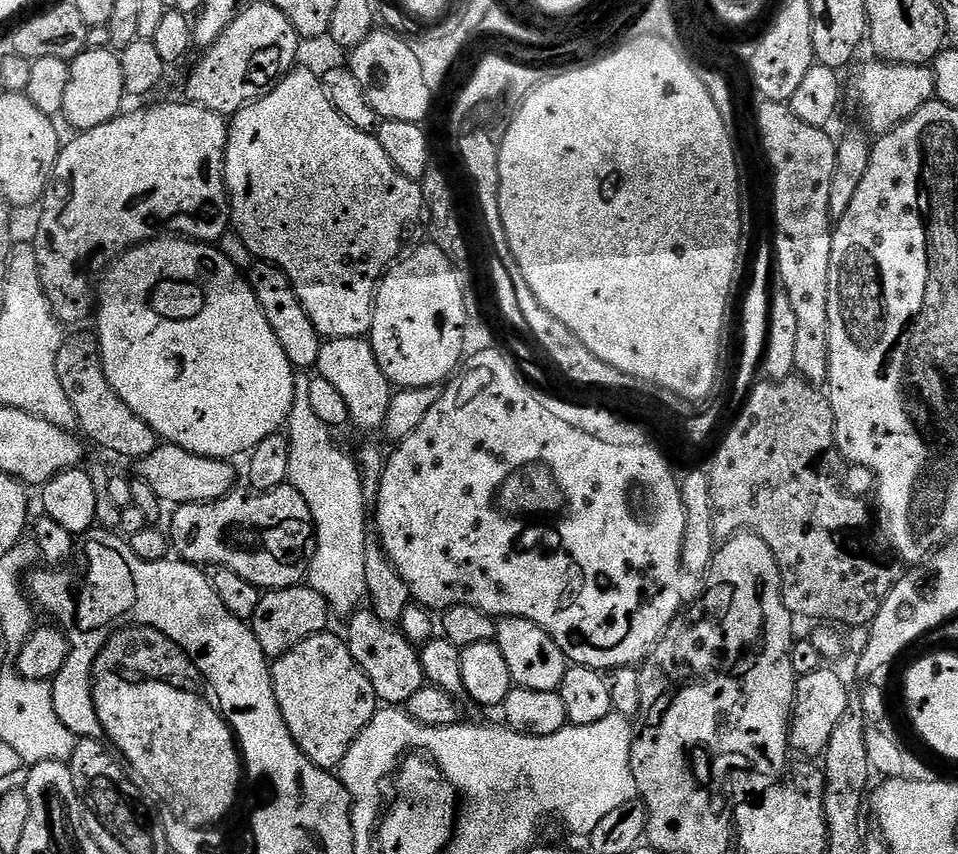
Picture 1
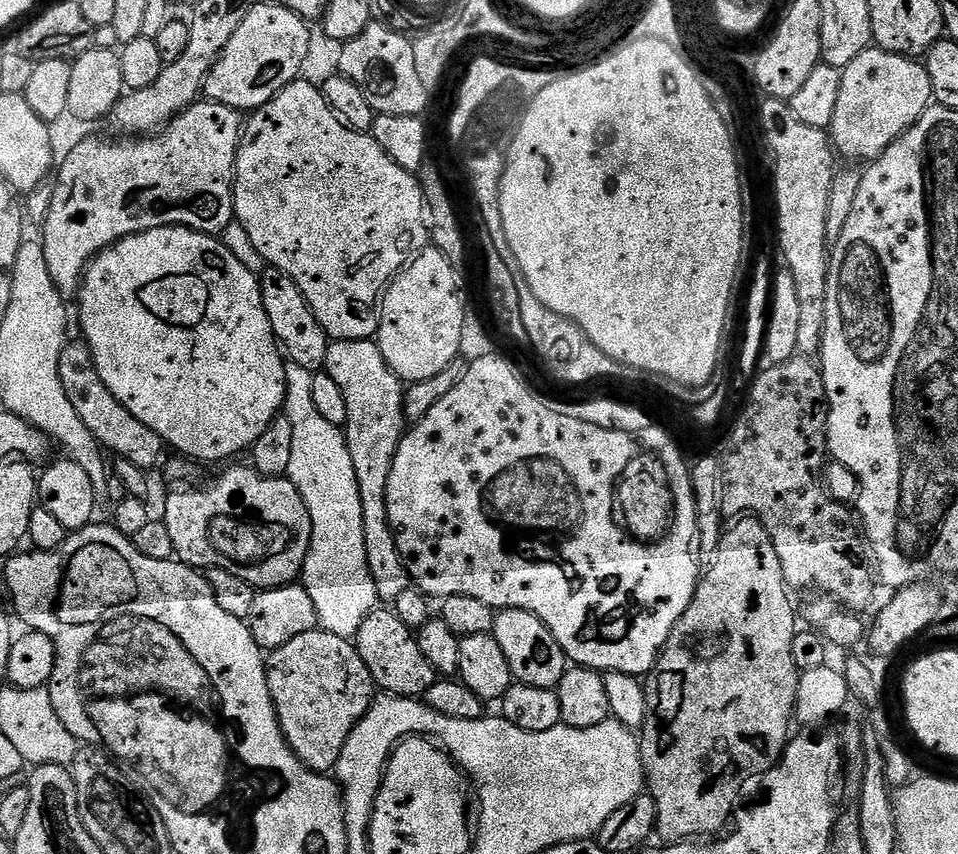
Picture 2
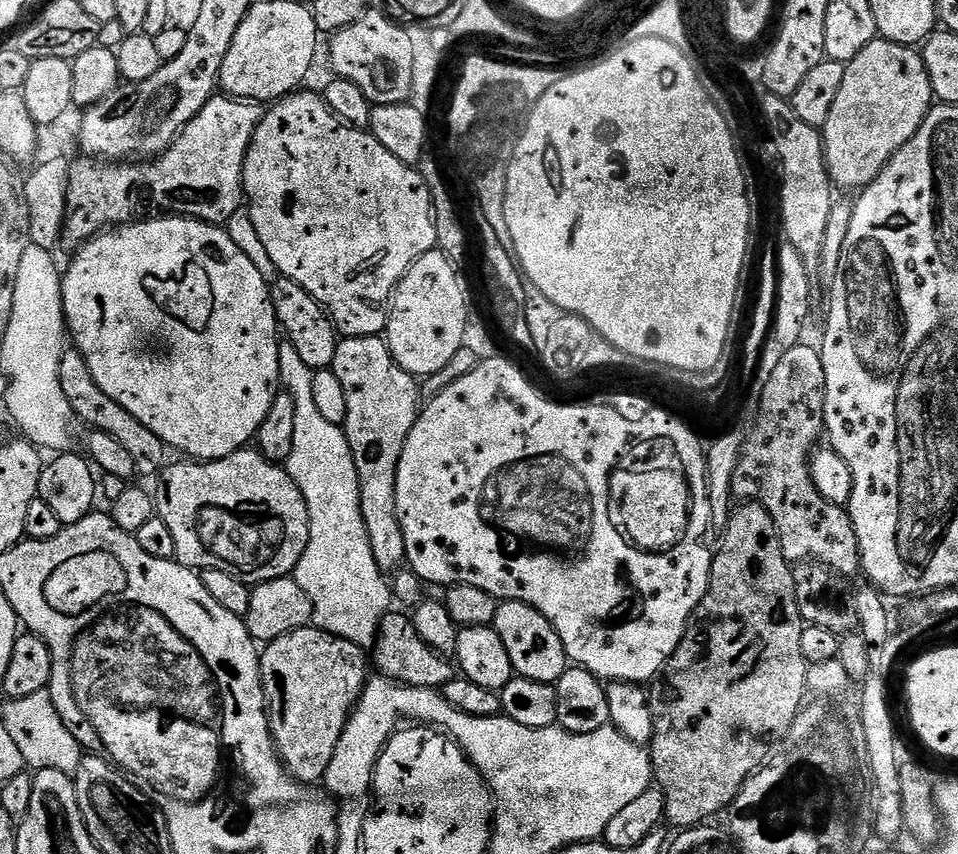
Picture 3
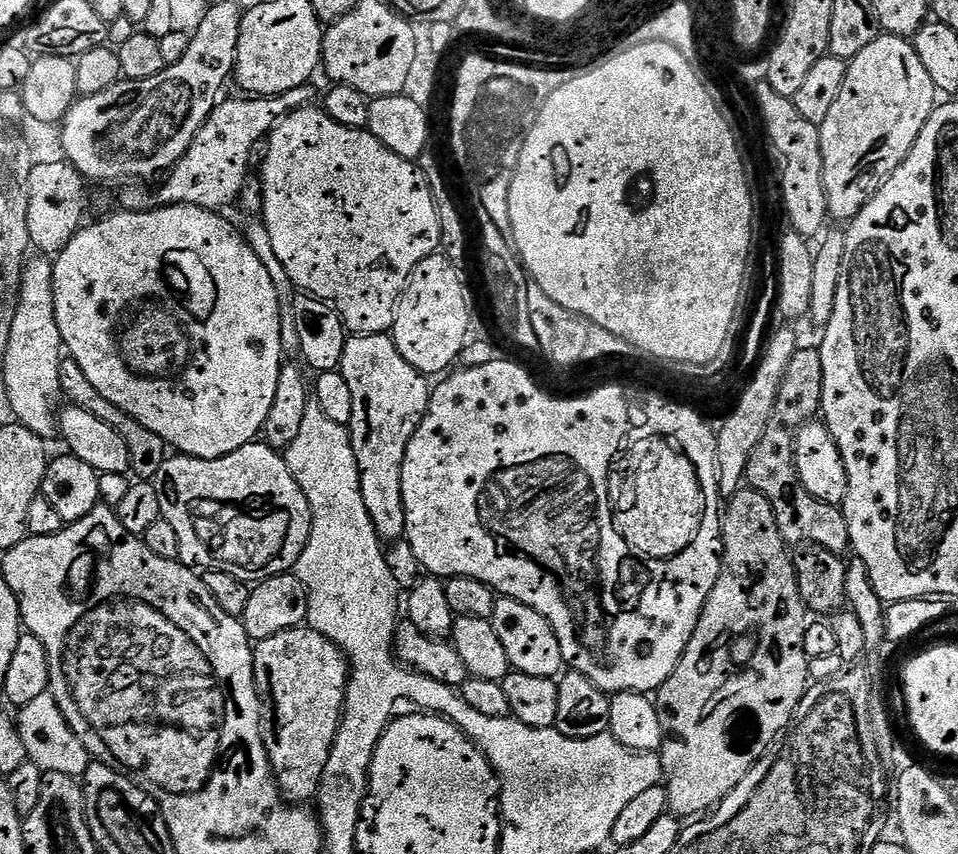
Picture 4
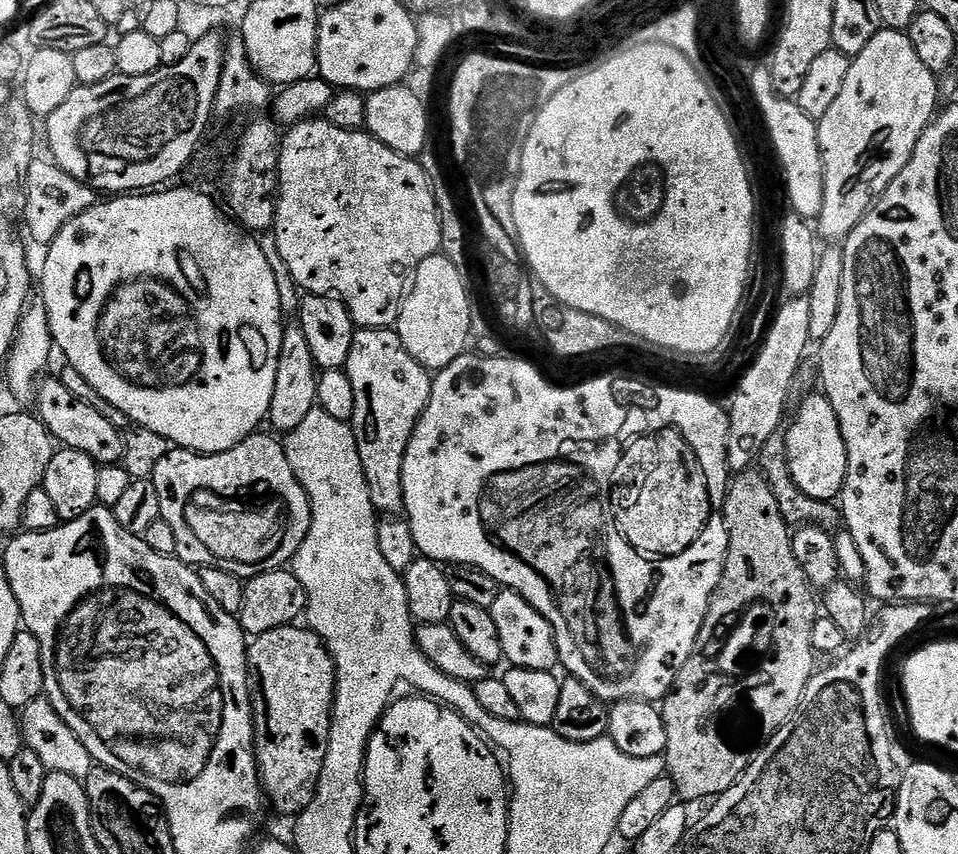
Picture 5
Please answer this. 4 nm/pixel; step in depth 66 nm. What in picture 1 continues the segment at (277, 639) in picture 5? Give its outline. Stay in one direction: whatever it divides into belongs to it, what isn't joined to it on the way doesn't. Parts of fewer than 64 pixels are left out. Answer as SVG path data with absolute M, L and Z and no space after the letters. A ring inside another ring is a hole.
M327 631L306 638L286 655L275 657L271 669L272 689L294 742L317 766L336 770L346 758L358 734L362 734L364 727L374 718L374 714L378 711L378 701L374 694L374 686L370 686L370 678L366 678L358 662L354 662L347 643L341 637L339 640L332 635L331 631Z

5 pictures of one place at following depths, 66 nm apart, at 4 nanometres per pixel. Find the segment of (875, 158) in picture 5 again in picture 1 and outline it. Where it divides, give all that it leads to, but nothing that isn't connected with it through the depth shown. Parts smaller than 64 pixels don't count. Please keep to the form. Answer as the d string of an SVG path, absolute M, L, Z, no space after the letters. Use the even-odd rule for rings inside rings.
M875 63L864 64L857 70L856 81L852 84L852 96L856 99L856 108L860 111L861 118L864 119L863 127L869 133L883 134L913 116L935 97L936 91L931 67L923 64Z

